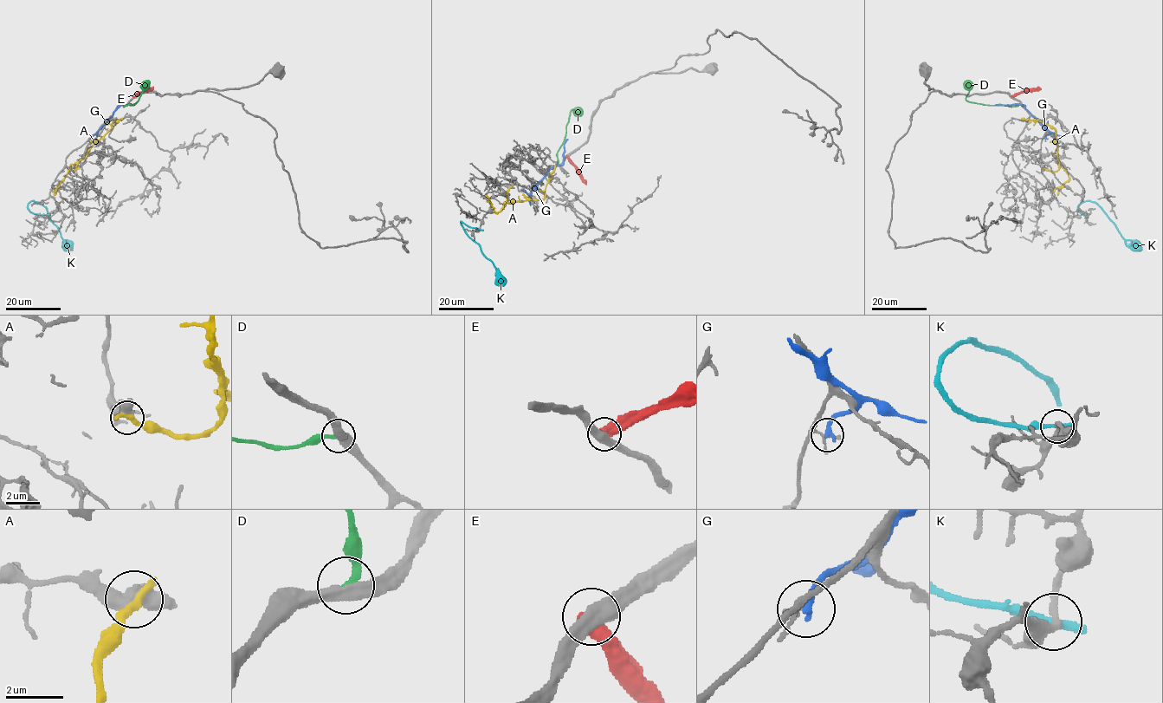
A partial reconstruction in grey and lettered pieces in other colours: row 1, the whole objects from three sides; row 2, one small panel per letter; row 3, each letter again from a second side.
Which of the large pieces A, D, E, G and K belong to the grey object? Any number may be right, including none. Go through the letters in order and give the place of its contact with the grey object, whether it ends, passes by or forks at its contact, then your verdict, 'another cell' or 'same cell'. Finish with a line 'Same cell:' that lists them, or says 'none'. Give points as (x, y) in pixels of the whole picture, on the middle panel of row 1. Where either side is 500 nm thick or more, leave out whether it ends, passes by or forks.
A: contact (510, 187); another cell
D: contact (557, 165); it ends; another cell
E: contact (566, 156); another cell
G: contact (523, 189); it ends; another cell
K: contact (480, 230); it ends; another cell
Same cell: none

